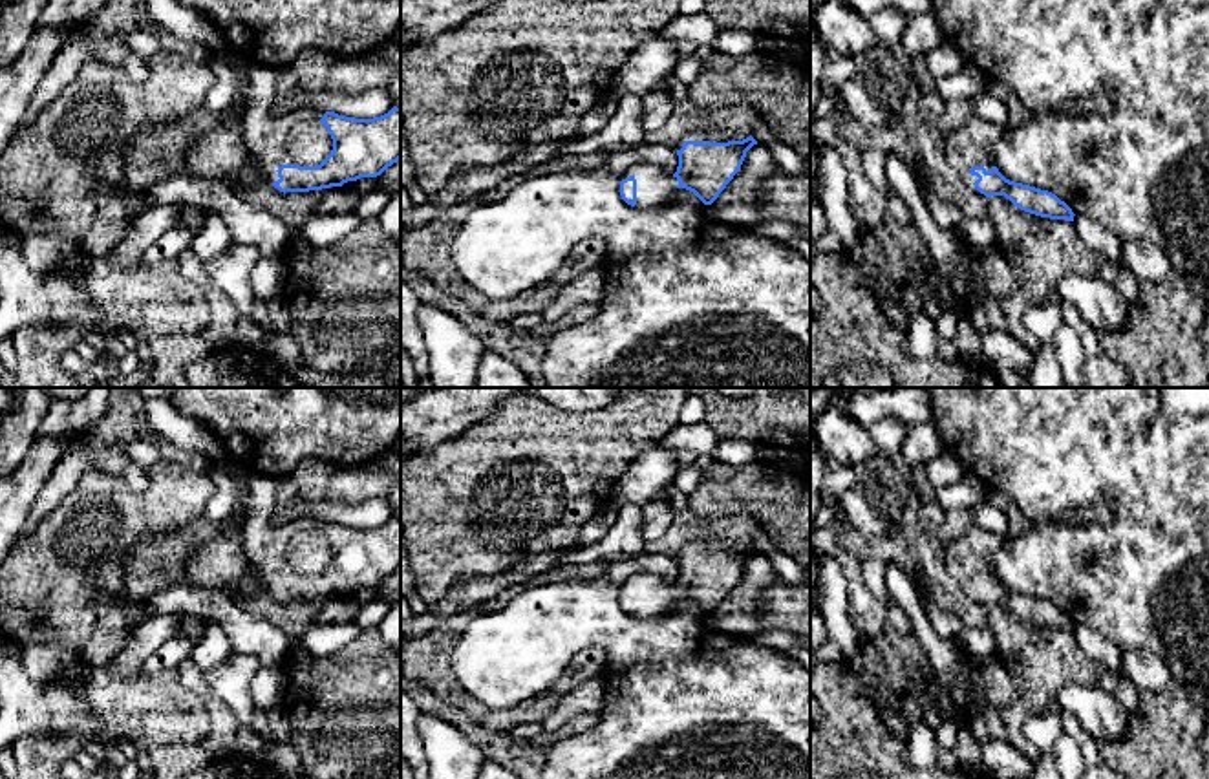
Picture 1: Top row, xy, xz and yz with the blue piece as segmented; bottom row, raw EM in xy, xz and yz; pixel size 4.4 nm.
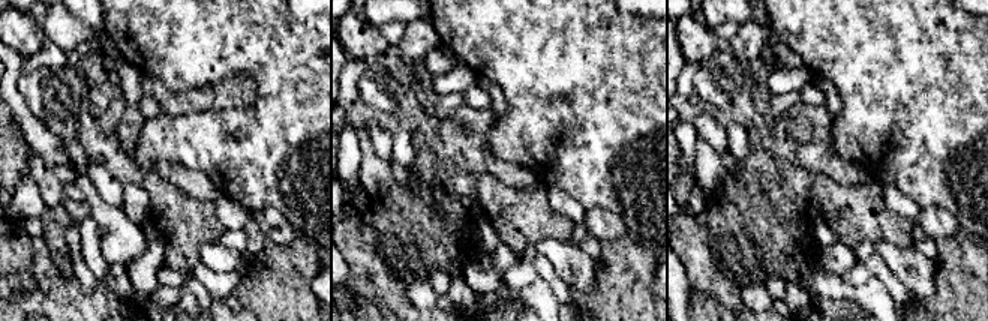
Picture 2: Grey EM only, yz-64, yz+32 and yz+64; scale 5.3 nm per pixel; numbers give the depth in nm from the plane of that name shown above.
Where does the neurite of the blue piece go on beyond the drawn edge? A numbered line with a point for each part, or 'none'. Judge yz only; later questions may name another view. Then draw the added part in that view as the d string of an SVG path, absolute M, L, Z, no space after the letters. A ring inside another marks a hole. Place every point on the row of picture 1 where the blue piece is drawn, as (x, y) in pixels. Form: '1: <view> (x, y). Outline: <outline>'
1: yz (972, 145). Outline: M973 115L960 130L944 137L946 161L969 192L979 192L973 185L979 177L971 176L969 168L982 165L990 172L995 166L991 152L1004 130Z

